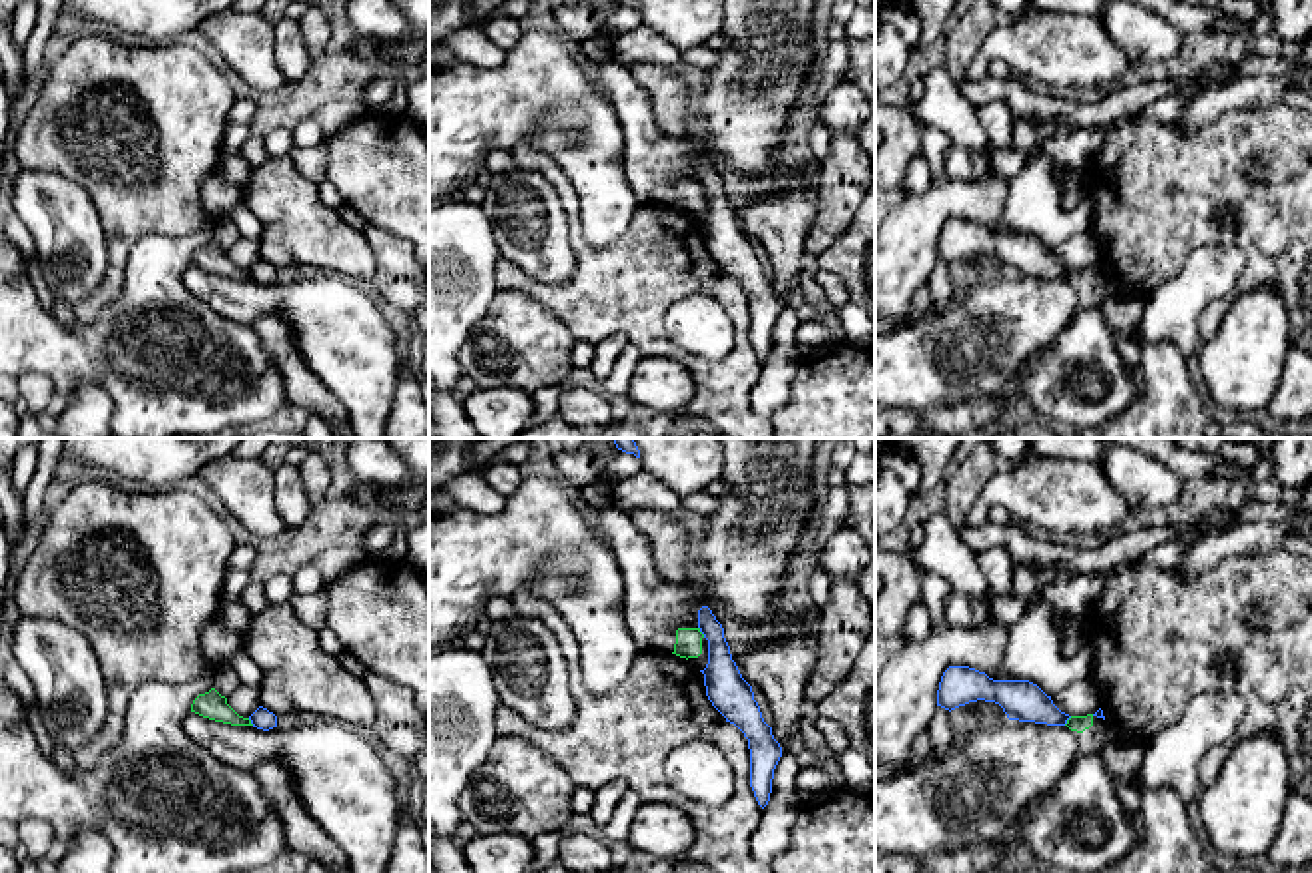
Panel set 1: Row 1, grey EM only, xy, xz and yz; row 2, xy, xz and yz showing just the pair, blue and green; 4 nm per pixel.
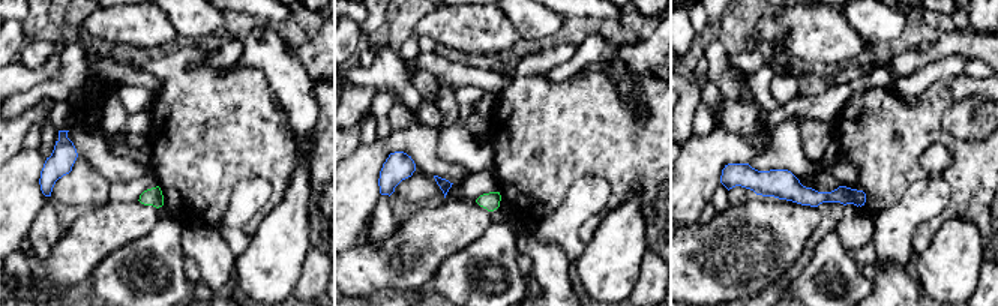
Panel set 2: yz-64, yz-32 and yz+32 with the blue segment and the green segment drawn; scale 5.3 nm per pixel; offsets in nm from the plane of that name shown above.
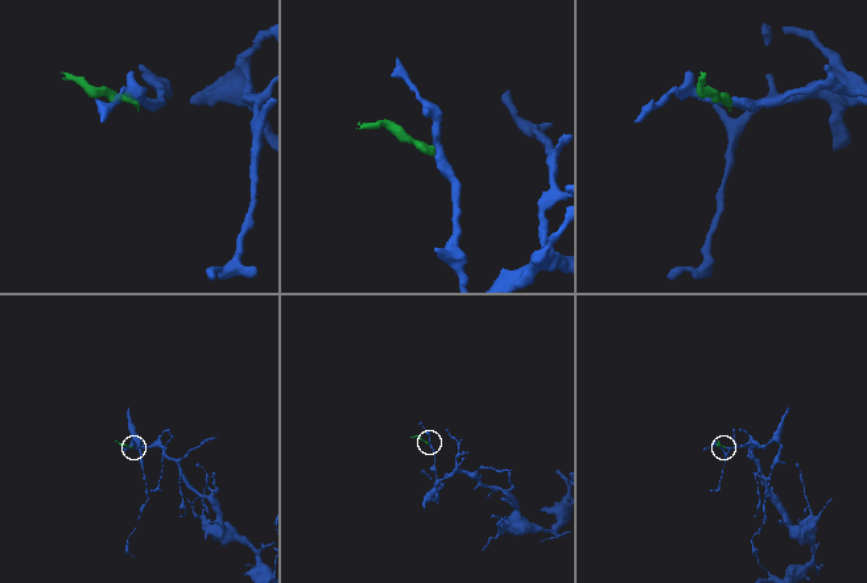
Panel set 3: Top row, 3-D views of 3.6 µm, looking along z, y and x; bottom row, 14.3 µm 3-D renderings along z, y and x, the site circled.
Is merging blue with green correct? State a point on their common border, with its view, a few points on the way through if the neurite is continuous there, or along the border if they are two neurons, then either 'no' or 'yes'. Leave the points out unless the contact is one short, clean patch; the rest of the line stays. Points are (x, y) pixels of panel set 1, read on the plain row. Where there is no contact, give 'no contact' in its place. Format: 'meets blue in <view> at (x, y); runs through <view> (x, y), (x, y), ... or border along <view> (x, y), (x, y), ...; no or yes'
meets blue in xz at (700, 184); border along xz (698, 180), (704, 190); no

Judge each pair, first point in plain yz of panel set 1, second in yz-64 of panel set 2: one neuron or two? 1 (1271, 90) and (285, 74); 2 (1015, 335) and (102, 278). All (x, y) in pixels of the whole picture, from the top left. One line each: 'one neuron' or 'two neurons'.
1: two neurons
2: two neurons

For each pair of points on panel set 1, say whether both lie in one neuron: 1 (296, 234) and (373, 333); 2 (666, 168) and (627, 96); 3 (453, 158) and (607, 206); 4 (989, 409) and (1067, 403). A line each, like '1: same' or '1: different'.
1: different
2: same
3: same
4: different

